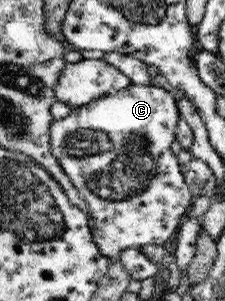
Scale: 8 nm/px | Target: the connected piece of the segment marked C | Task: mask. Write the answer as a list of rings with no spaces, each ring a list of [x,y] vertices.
[[[131,83],[127,88],[116,92],[113,95],[103,96],[93,103],[81,108],[74,108],[66,118],[52,121],[48,130],[48,145],[51,147],[51,155],[55,156],[60,168],[67,174],[71,183],[75,185],[75,190],[83,197],[83,202],[87,204],[89,216],[92,220],[91,234],[94,244],[103,257],[119,259],[118,257],[129,248],[141,249],[146,245],[168,246],[175,239],[180,229],[181,222],[186,218],[191,208],[191,191],[189,185],[184,180],[184,175],[180,170],[180,163],[177,155],[171,151],[171,145],[176,140],[176,128],[181,114],[177,102],[172,94],[161,87],[155,85],[136,85]]]

